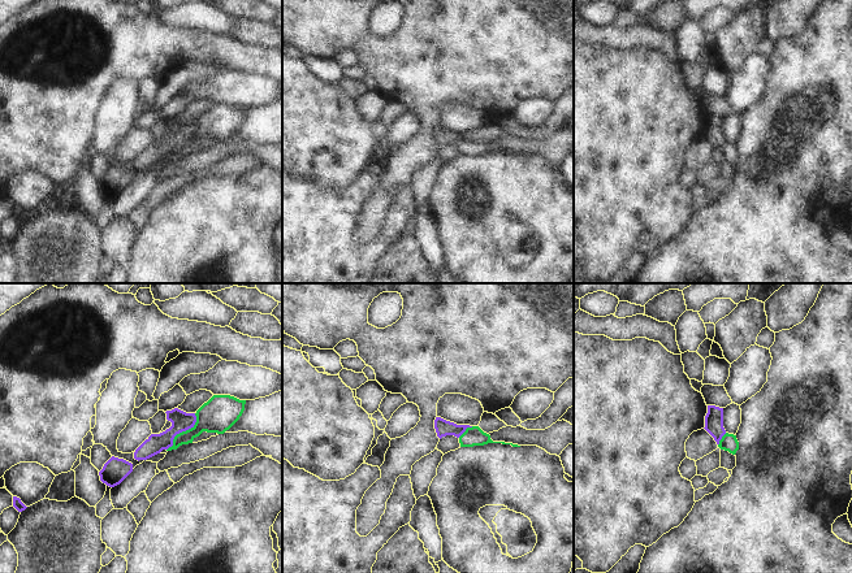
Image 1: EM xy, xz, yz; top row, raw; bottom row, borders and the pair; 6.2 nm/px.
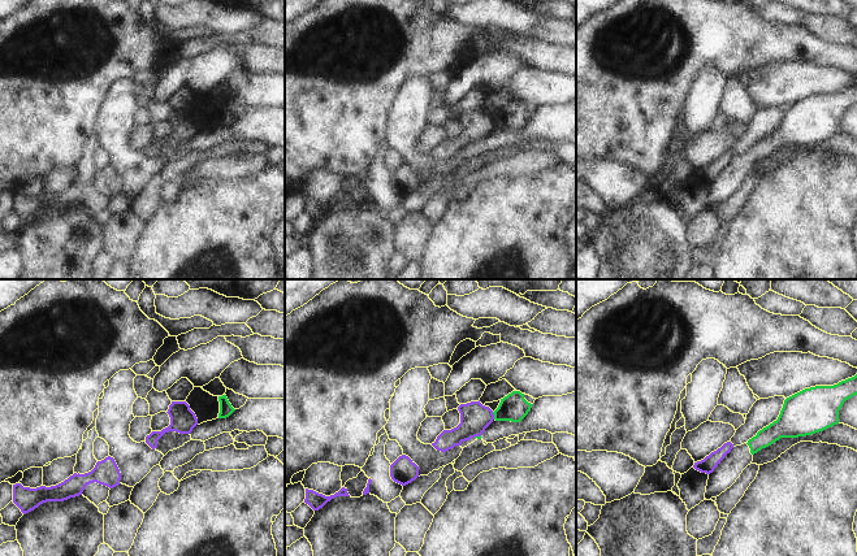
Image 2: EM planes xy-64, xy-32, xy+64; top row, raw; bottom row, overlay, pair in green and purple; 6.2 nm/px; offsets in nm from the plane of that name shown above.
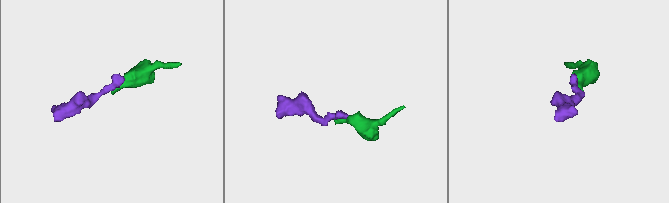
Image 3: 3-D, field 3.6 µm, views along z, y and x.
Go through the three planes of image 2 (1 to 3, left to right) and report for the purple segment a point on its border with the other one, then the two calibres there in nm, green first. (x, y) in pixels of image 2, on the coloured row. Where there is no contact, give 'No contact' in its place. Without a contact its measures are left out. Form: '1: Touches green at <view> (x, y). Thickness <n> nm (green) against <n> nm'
1: No contact
2: Touches green at xy-32 (494, 416). Thickness 170 nm (green) against 190 nm
3: No contact

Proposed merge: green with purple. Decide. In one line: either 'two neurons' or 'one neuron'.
two neurons

